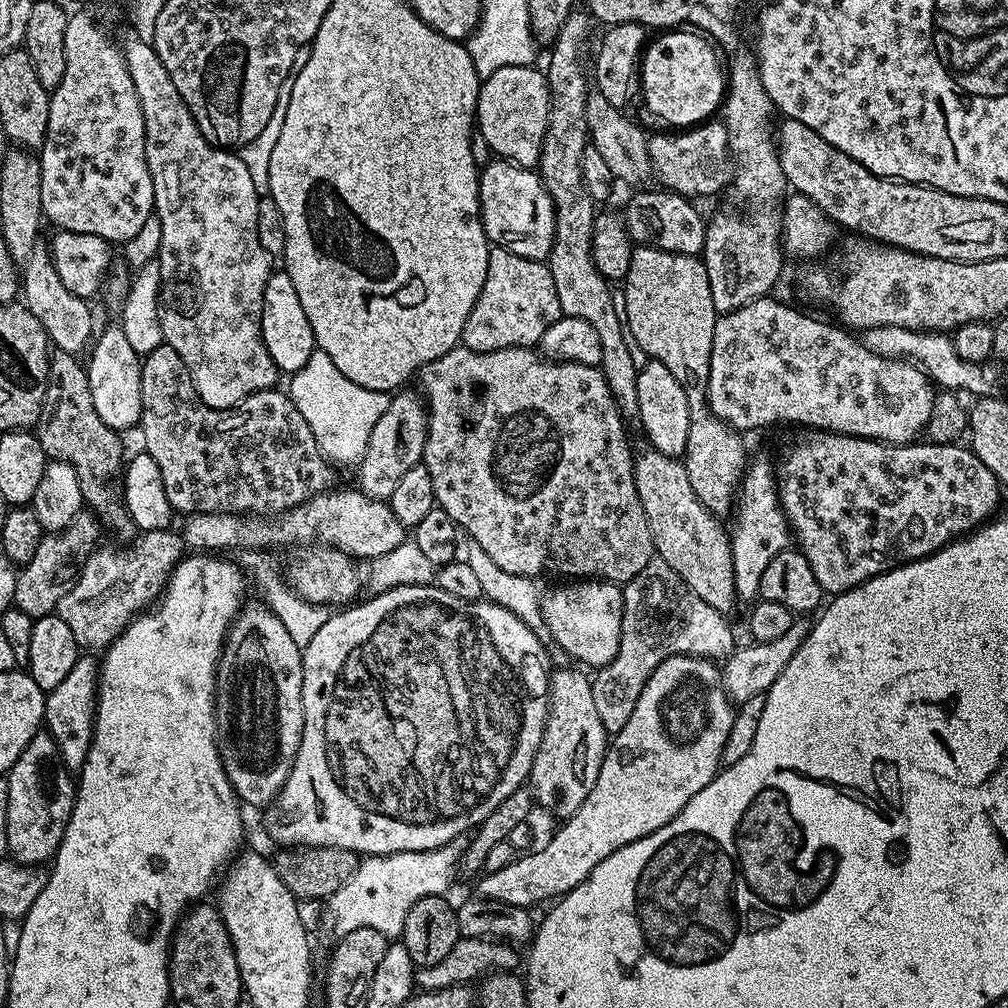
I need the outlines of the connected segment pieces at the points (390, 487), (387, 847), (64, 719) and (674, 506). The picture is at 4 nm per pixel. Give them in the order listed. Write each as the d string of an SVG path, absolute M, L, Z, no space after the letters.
M400 390L392 396L390 406L386 406L386 414L382 414L382 418L378 418L377 424L374 425L374 430L370 434L370 442L358 465L358 471L360 471L359 491L363 492L365 496L372 497L373 500L387 501L388 496L394 494L394 486L398 486L402 474L406 474L406 470L421 463L424 458L424 447L428 437L428 410L425 401L419 395L416 397L414 393L408 391Z
M435 583L415 584L414 586L398 586L385 592L378 592L361 599L351 606L341 607L329 615L326 626L310 638L310 642L302 650L302 702L304 703L304 725L302 726L302 738L300 749L292 763L292 769L284 788L272 801L267 809L268 832L280 843L280 846L303 846L305 848L341 848L359 854L361 857L386 856L398 854L402 851L434 851L451 842L459 840L465 834L479 828L480 824L495 810L502 798L510 798L514 790L518 790L531 777L532 763L536 757L536 751L544 737L544 724L548 720L548 689L550 687L550 667L548 668L549 649L539 638L534 630L526 626L521 618L515 616L510 610L504 609L491 601L481 598L478 600L463 600L454 598L454 594L446 594L446 590L436 587Z
M81 655L80 659L74 662L74 670L70 670L70 674L66 674L66 678L62 678L62 682L58 682L58 686L51 689L44 697L44 724L46 725L46 731L56 739L58 750L62 754L64 764L69 770L78 770L83 766L92 741L94 717L96 715L96 694L98 691L98 660L97 657L95 660L92 656L95 655Z
M648 450L645 456L635 457L632 469L642 510L646 510L646 522L650 522L655 555L666 562L703 602L715 611L730 613L736 596L732 541L729 533L720 526L721 521L696 497L683 459Z

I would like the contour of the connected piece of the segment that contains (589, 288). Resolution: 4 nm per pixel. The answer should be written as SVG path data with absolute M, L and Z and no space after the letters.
M573 10L566 22L562 22L558 38L550 45L549 52L552 53L548 56L546 67L550 93L548 125L538 165L540 180L554 202L556 215L554 246L546 263L550 278L554 278L554 290L558 290L561 313L590 322L590 326L594 326L598 333L598 342L602 342L602 358L598 367L606 378L617 408L625 417L631 418L638 413L638 370L634 366L634 358L630 358L633 345L626 335L625 325L614 312L613 289L598 266L594 266L592 235L598 204L590 198L582 178L582 150L590 146L586 122L590 72L584 69L584 43L592 32L592 24L593 17L587 11Z

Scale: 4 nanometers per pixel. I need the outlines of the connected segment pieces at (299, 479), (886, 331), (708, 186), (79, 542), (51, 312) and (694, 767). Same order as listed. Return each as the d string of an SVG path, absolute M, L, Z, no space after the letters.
M162 343L154 350L150 350L143 357L140 365L142 374L142 414L138 425L138 432L144 435L143 451L158 462L158 470L162 470L162 482L166 485L166 498L170 498L170 506L177 512L191 514L194 512L239 512L241 514L279 514L287 508L293 508L311 498L319 492L327 492L333 487L333 465L329 463L316 445L314 434L310 426L306 424L306 418L298 414L298 406L294 406L292 397L284 390L269 390L250 394L234 408L211 408L202 402L202 398L196 393L196 387L192 381L192 375L188 373L186 362L178 356L178 350L174 350L169 344Z
M878 326L867 329L862 336L864 344L874 354L882 354L895 360L911 360L923 368L933 385L944 390L955 390L957 393L973 392L973 397L989 395L993 391L992 383L996 380L996 372L992 366L971 364L966 358L958 358L958 350L954 348L951 335L943 332L926 332L902 326Z
M701 122L695 126L689 127L687 130L664 130L668 132L660 132L655 136L655 134L649 135L648 138L648 160L652 163L653 173L658 177L665 189L677 192L680 196L687 196L689 198L697 198L696 196L712 196L715 192L720 192L729 185L733 175L734 175L734 161L731 152L728 151L728 128L723 122Z
M81 510L74 522L70 522L70 526L61 532L45 534L42 542L38 542L38 550L34 550L34 558L30 558L30 562L19 569L14 606L34 618L53 615L59 609L62 598L76 584L76 578L84 569L85 562L101 543L100 532L102 525L95 511Z
M36 243L22 265L22 303L30 310L30 314L34 314L34 318L38 318L38 322L42 322L49 341L55 347L57 344L61 353L80 354L84 347L85 351L93 343L93 305L78 298L78 294L70 294L70 290L66 290L62 278L58 278L58 270L47 243Z
M694 655L666 658L642 687L626 726L611 737L598 770L598 782L594 782L594 790L590 790L586 802L555 829L544 850L517 855L510 866L481 875L479 895L500 904L531 909L532 904L540 904L543 900L552 902L574 890L602 858L610 858L614 850L622 850L622 846L666 826L666 822L673 820L698 790L716 777L722 768L720 755L735 717L733 701L724 691L721 669L711 659Z

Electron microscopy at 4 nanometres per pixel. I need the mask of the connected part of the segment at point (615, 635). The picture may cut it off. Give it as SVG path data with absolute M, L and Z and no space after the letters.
M580 578L575 582L561 584L564 585L553 592L545 591L540 601L545 626L552 635L552 644L560 647L566 655L597 670L610 663L618 654L623 616L621 585L595 578Z

